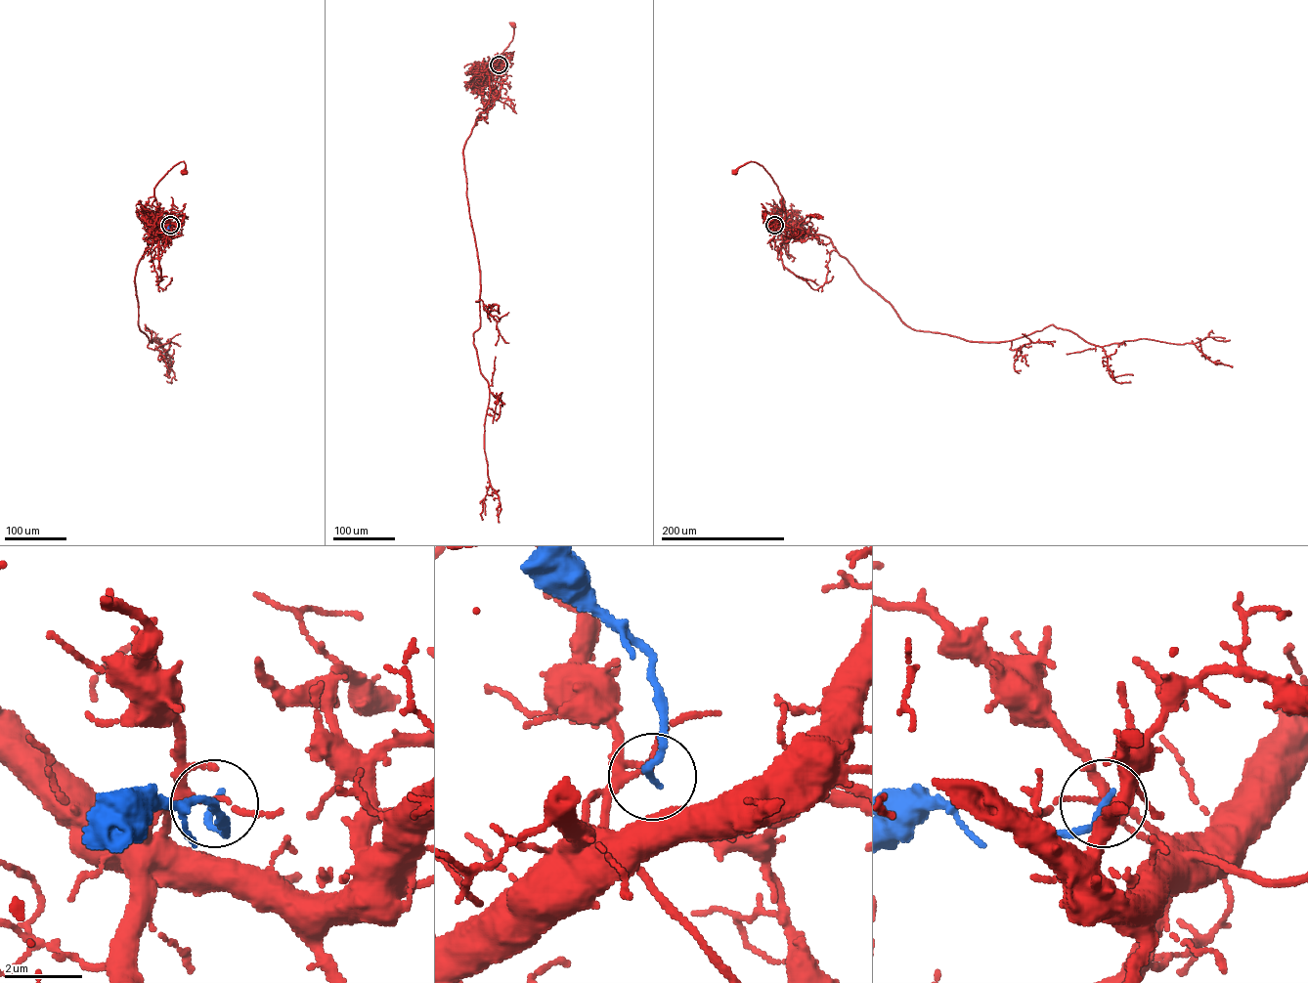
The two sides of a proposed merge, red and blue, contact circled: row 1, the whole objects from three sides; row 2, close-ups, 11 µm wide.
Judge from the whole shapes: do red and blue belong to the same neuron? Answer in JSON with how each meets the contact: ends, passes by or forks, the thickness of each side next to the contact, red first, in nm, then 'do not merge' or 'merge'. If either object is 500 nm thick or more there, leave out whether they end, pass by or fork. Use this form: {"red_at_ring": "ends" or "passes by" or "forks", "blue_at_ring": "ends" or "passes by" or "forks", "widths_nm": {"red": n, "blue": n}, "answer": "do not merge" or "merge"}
{"red_at_ring": "forks", "blue_at_ring": "ends", "widths_nm": {"red": 120, "blue": 190}, "answer": "do not merge"}

